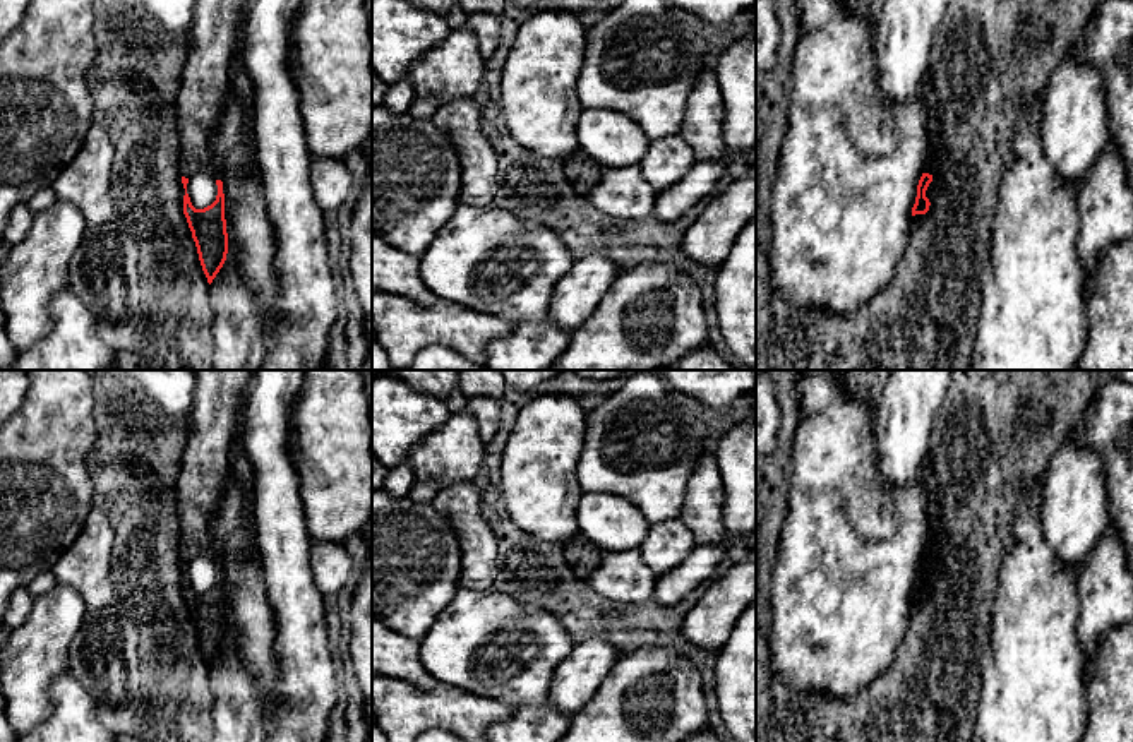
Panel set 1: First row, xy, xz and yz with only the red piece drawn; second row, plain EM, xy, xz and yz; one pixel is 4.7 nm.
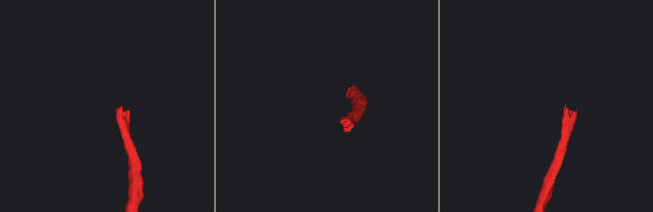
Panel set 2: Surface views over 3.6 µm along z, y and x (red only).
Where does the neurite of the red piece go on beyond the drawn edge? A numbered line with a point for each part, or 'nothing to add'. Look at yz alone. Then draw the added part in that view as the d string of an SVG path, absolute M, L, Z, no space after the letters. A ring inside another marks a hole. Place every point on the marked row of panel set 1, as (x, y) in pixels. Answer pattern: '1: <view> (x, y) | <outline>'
1: yz (929, 95) | M929 84L929 87L924 91L924 99L926 99L926 113L927 113L927 135L931 141L931 154L926 161L924 173L932 175L936 171L936 166L938 166L941 156L943 156L943 153L939 149L939 142L938 142L938 134L939 134L938 106L939 106L939 99L938 99L938 93L932 87L932 84Z

